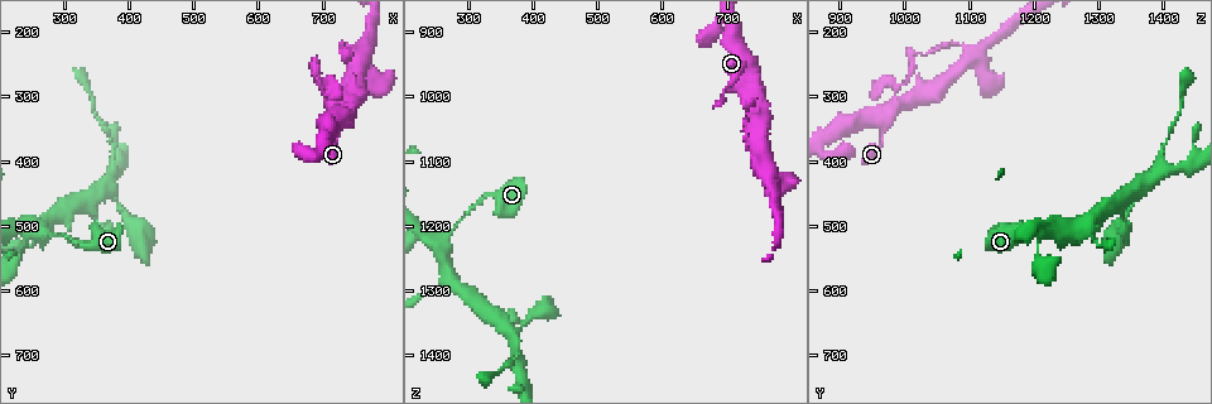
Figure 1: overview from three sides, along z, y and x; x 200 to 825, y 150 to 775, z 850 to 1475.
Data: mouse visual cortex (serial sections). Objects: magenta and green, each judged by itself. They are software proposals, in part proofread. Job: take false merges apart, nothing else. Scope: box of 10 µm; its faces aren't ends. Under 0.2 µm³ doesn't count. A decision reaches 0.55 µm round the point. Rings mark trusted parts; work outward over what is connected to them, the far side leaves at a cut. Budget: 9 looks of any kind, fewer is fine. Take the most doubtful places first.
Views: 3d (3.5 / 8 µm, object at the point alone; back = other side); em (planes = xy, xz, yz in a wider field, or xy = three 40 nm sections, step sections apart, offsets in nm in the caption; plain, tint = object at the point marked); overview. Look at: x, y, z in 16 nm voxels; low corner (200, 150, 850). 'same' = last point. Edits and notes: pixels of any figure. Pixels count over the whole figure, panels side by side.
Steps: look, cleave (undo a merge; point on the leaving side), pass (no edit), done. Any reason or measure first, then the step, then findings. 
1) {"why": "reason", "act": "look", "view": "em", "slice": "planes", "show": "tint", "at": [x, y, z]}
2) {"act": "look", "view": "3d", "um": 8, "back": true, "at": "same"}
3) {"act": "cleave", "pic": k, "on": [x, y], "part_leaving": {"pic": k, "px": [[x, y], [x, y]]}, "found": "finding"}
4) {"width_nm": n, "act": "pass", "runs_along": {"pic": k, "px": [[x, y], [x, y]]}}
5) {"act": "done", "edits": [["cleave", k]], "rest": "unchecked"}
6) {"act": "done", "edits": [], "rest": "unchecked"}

{"why": "small branch off a trunk", "act": "look", "view": "3d", "um": 3.5, "at": [265, 510, 1220]}

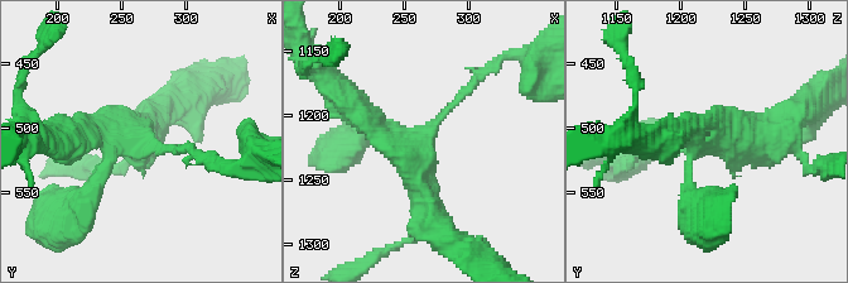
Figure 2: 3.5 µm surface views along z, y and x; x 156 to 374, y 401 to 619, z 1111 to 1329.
{"arms": 4, "arm_widths_nm": [100, 150, 250, 400], "act": "look", "view": "em", "slice": "xy", "step": 5, "show": "tint", "at": [264, 512, 1220]}

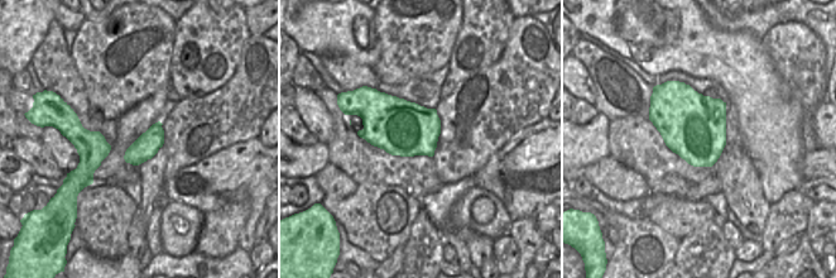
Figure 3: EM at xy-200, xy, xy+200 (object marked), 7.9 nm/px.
{"why": "cut it another way", "act": "look", "view": "em", "slice": "xy", "step": 3, "show": "tint", "at": "same"}

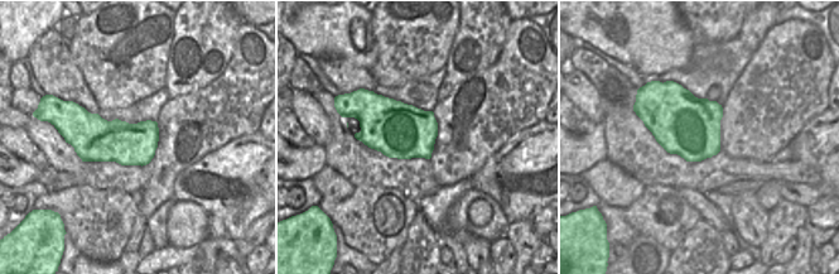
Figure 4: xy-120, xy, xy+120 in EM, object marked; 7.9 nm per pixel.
{"act": "pass", "runs_along": {"pic": 2, "px": [[477, 81], [419, 143], [430, 217]]}, "found": "one cell here"}

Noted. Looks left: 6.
{"why": "sharp bend", "act": "look", "view": "3d", "um": 8, "at": [730, 325, 970]}

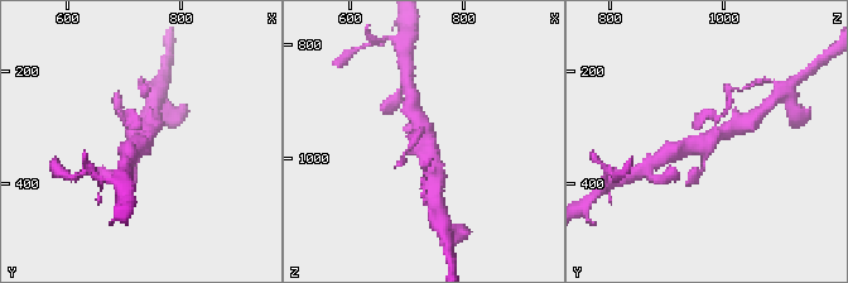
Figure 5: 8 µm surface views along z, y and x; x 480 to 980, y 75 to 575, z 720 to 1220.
{"why": "zoom in", "act": "look", "view": "3d", "um": 3.5, "at": "same"}

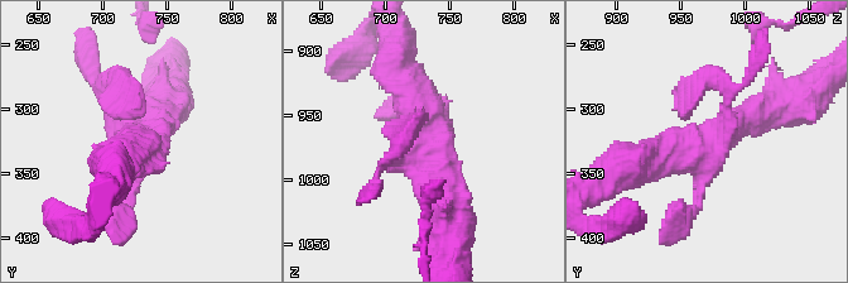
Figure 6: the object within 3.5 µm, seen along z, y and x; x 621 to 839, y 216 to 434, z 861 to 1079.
{"act": "pass", "runs_along": {"pic": 6, "px": [[685, 215], [711, 142], [776, 106]]}, "found": "one cell here"}

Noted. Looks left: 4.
{"why": "a fork", "act": "look", "view": "3d", "um": 3.5, "at": [755, 235, 1105]}

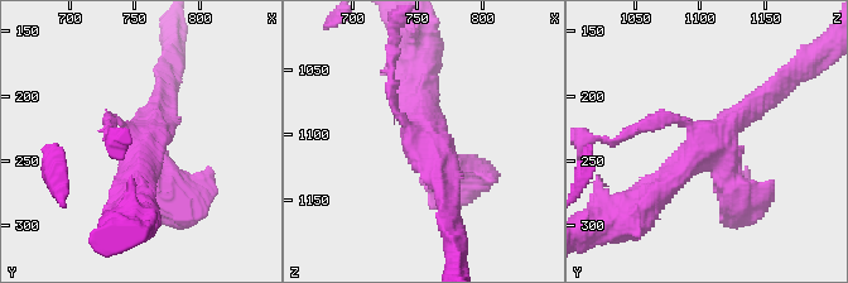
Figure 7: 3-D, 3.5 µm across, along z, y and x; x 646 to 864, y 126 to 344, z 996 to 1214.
{"why": "now the EM", "act": "look", "view": "em", "slice": "xy", "step": 3, "show": "tint", "at": [754, 240, 1106]}

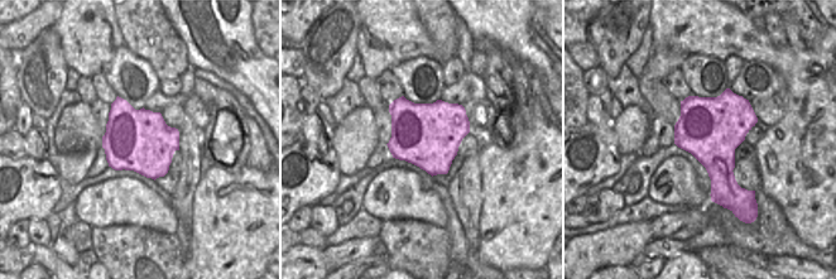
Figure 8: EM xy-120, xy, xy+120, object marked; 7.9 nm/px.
{"act": "pass", "runs_along": {"pic": 7, "px": [[414, 81], [433, 162], [472, 172]]}, "found": "all the same cell"}

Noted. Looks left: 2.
{"act": "look", "view": "3d", "um": 3.5, "at": [390, 480, 1345]}

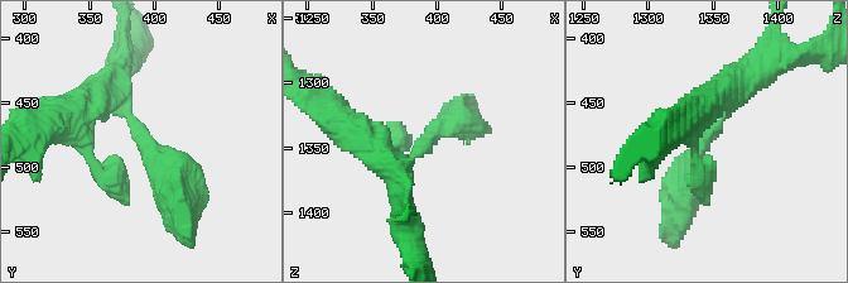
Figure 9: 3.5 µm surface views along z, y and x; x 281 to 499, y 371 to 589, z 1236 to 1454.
{"act": "look", "view": "em", "slice": "xy", "step": 5, "show": "tint", "at": [394, 478, 1342]}

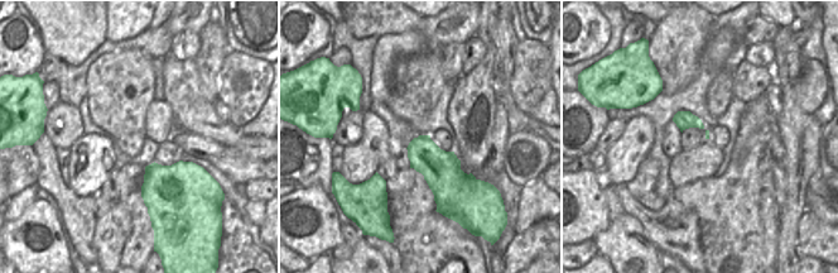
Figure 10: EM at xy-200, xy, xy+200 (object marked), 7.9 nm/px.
{"act": "pass", "runs_along": {"pic": 9, "px": [[95, 96], [145, 135], [181, 209]]}, "found": "all the same cell"}

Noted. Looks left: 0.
{"act": "done", "edits": [], "rest": "unchecked"}

